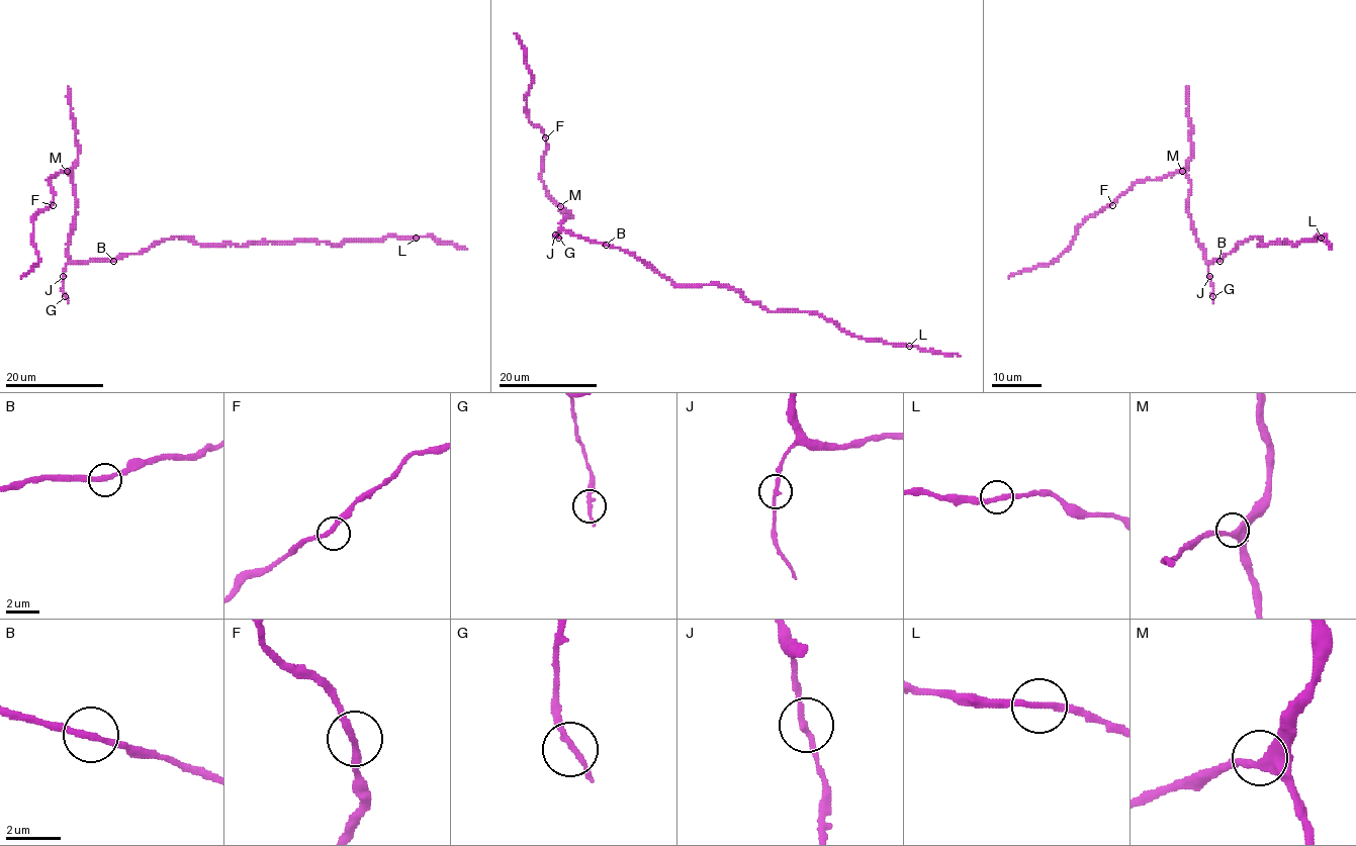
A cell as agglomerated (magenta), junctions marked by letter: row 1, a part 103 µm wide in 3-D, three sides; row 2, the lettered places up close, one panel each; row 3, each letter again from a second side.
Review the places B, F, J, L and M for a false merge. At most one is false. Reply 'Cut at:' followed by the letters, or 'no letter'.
Cut at: no letter

